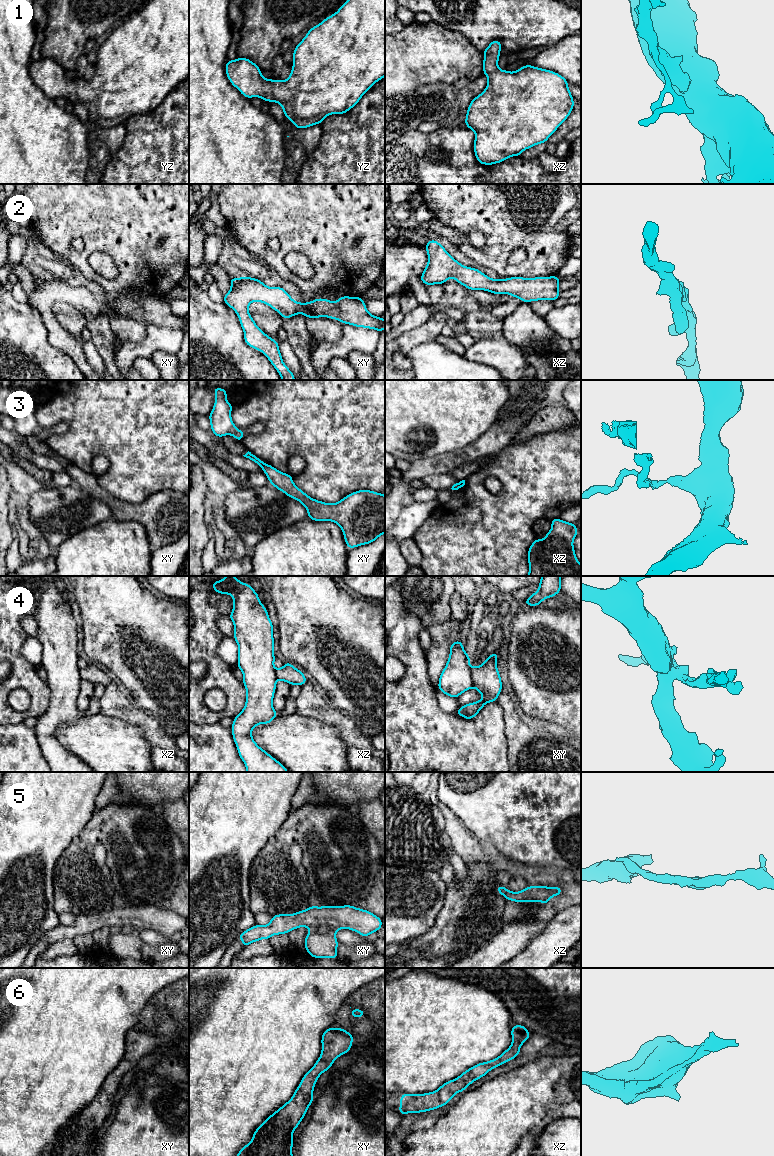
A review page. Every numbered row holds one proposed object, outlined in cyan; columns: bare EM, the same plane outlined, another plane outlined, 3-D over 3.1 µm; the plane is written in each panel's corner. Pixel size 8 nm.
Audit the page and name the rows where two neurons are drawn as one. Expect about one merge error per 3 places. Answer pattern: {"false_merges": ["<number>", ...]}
{"false_merges": ["3", "4"]}

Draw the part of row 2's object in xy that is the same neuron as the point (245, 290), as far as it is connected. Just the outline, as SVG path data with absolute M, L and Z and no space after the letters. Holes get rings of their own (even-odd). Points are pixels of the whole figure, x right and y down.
M244 275L238 279L230 277L230 283L231 288L229 292L223 296L223 301L227 306L236 312L240 325L244 331L245 343L247 346L259 350L268 358L273 367L280 374L281 380L295 380L295 376L284 364L277 340L270 338L266 333L264 333L256 325L255 321L251 317L248 307L254 301L258 301L270 306L272 309L277 311L283 317L283 319L289 319L296 314L304 314L306 318L328 317L330 319L339 320L343 324L375 329L378 332L381 332L385 329L385 319L370 314L362 297L342 296L335 302L332 302L328 299L317 298L308 303L298 303L291 298L284 288L268 287L262 281L256 278L247 277Z

